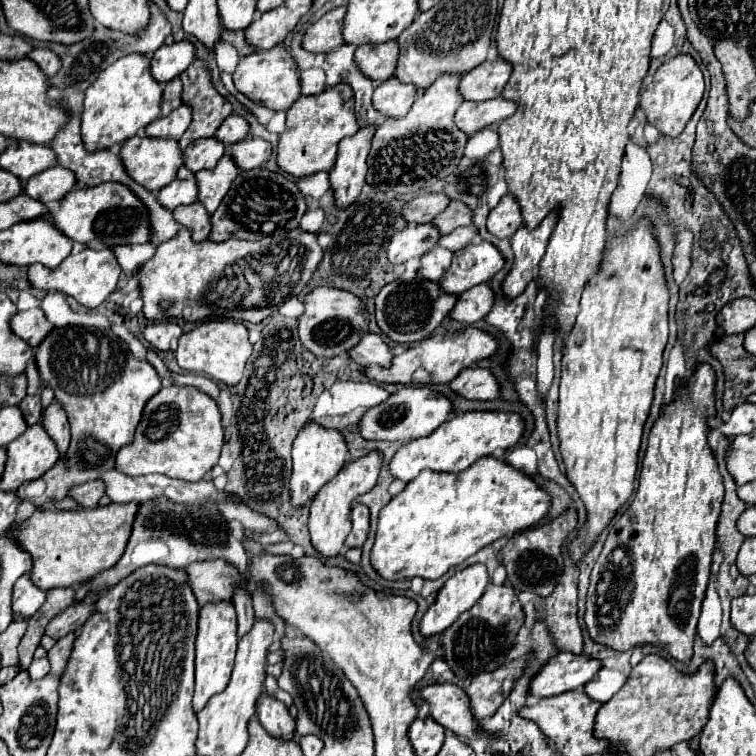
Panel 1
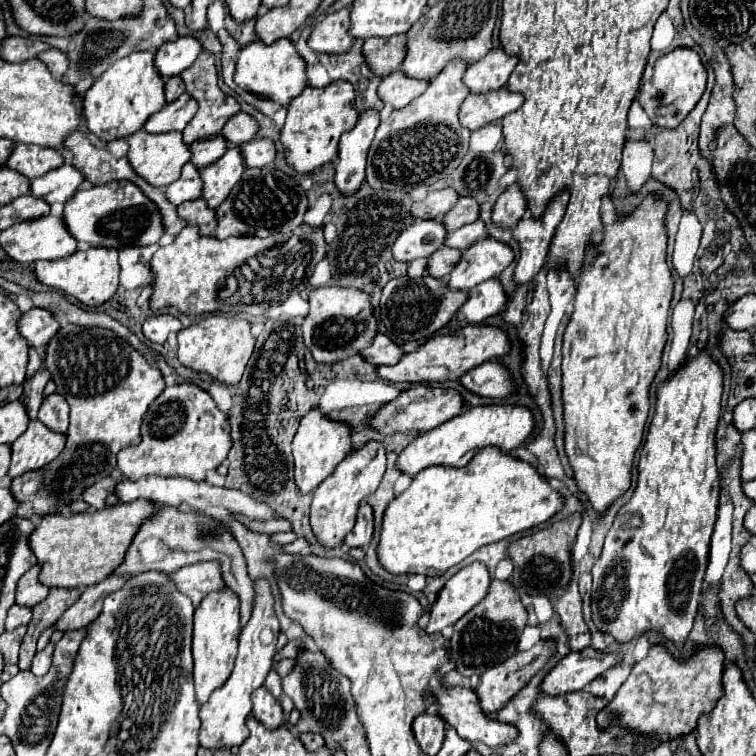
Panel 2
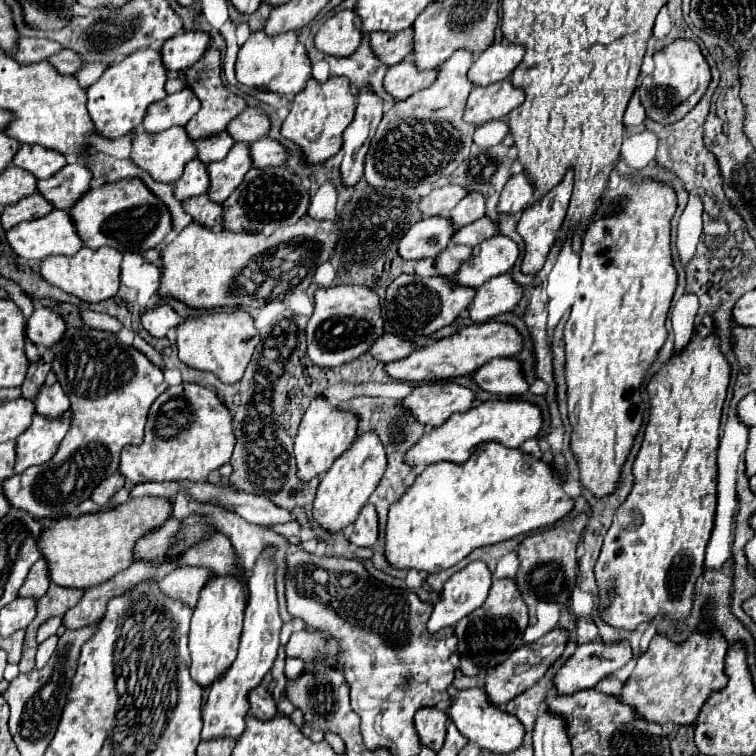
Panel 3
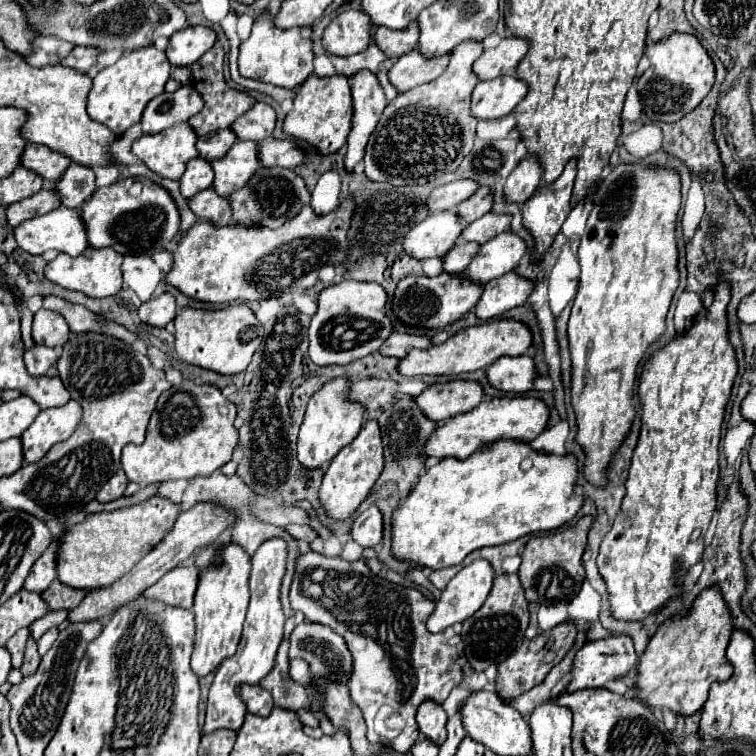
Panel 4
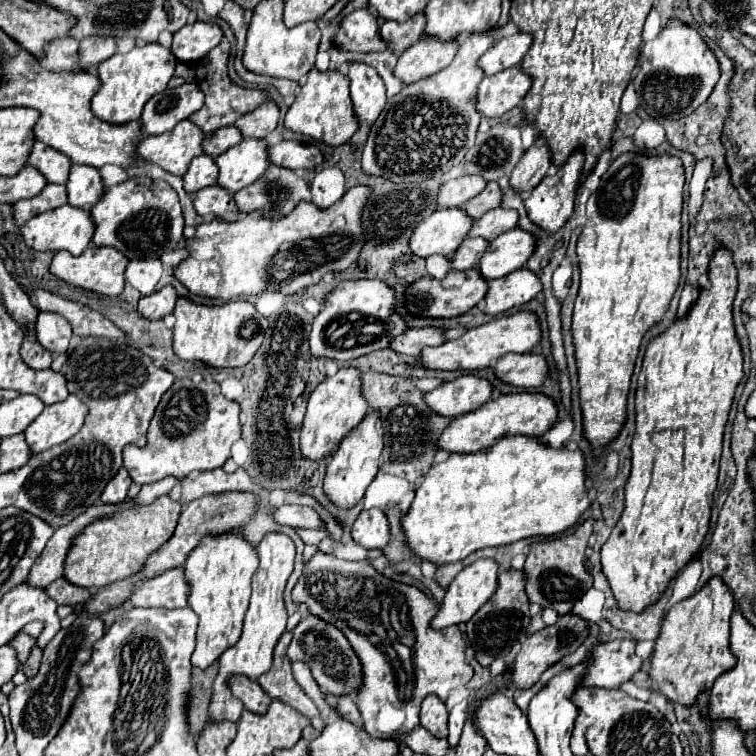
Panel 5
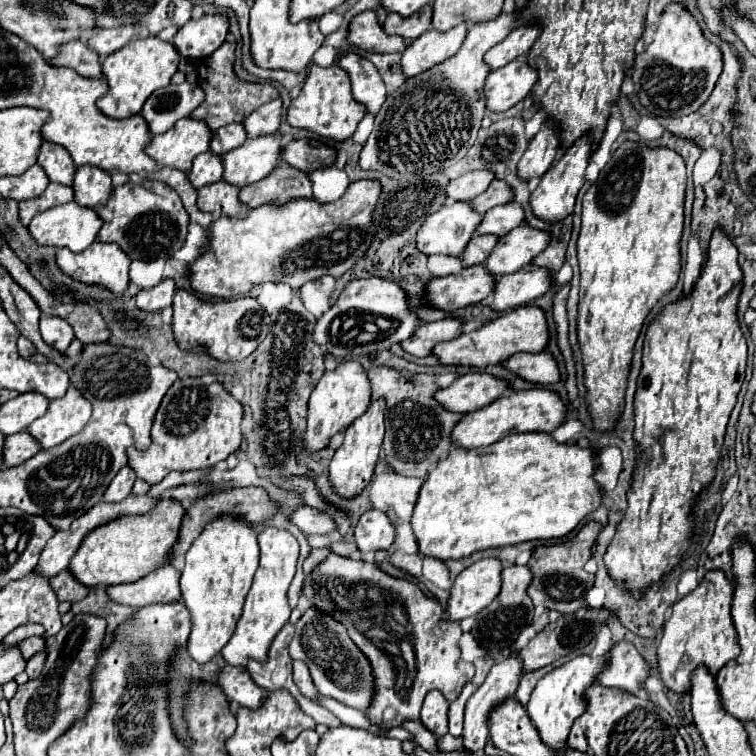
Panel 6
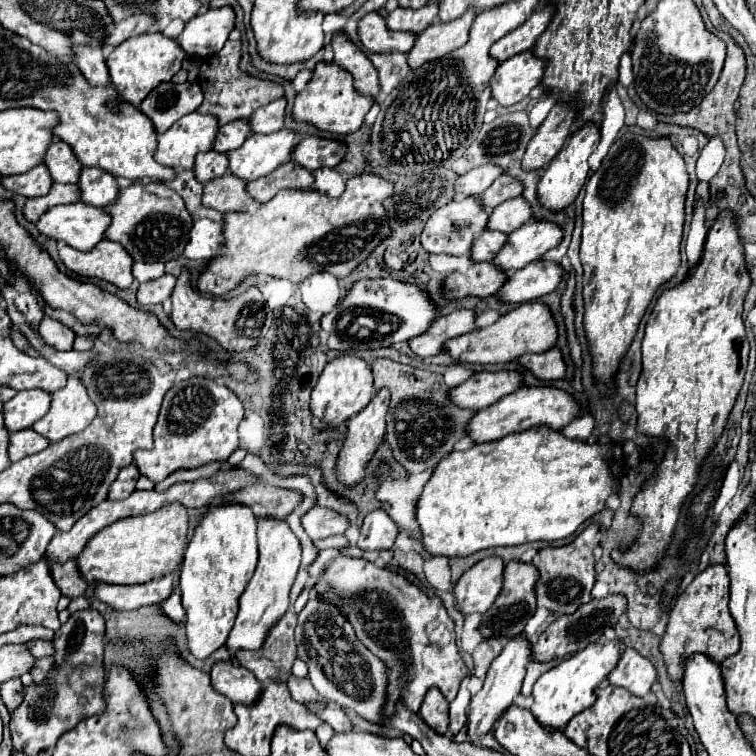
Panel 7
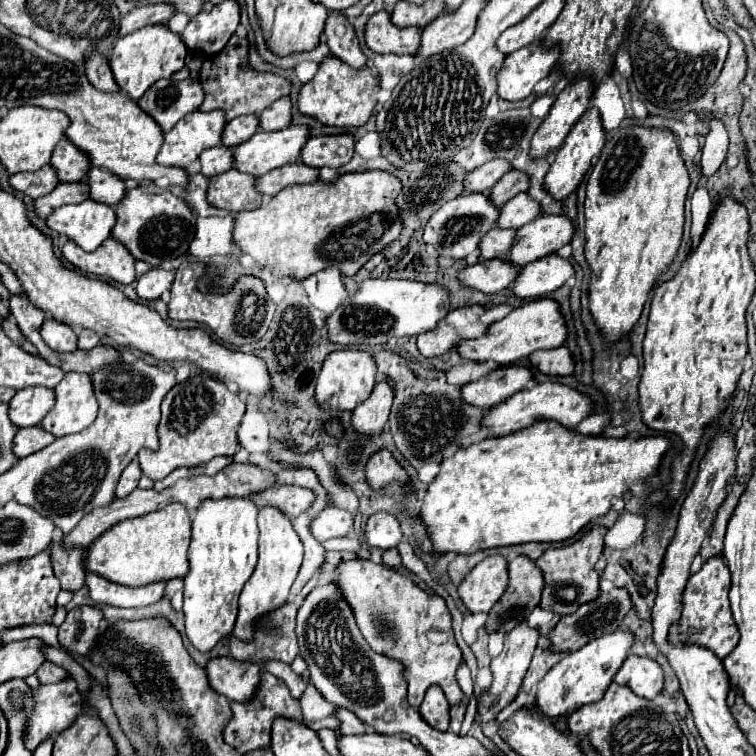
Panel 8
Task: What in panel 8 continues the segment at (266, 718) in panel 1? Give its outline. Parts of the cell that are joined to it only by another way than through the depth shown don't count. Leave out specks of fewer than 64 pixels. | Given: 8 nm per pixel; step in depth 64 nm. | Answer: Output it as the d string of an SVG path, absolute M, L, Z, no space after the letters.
M216 656L206 664L210 686L236 702L246 702L258 686L258 668L248 662L238 662L232 656Z

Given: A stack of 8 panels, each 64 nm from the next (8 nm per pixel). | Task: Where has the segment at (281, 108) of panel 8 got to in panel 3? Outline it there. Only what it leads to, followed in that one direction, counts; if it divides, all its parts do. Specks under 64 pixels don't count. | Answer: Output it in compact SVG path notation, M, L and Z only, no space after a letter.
M256 106L246 108L242 114L238 114L226 128L230 136L236 142L256 142L268 136L270 132L270 118Z

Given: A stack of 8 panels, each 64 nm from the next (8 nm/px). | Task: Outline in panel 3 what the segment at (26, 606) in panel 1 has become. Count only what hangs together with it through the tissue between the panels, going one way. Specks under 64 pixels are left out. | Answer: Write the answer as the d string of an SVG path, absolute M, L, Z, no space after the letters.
M40 558L28 572L22 588L20 588L20 596L32 596L32 598L40 598L42 594L46 594L50 586L50 574L48 574L48 566L46 560Z

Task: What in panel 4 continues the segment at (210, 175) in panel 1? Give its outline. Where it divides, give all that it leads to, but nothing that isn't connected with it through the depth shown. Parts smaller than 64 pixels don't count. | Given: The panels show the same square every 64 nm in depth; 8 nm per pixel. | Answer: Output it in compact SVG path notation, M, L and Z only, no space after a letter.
M236 142L224 158L214 160L214 190L220 196L230 196L262 168L258 158L258 142Z

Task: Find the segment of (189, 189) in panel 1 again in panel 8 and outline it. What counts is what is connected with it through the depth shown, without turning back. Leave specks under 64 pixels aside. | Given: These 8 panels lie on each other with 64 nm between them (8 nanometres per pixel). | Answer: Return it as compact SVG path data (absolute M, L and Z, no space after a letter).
M214 146L200 154L202 162L202 174L204 176L216 176L234 166L234 148L230 146Z

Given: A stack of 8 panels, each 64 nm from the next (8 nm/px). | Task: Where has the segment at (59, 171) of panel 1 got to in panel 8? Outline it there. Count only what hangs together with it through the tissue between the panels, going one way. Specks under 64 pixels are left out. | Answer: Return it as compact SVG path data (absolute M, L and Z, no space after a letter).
M96 166L90 168L86 182L90 184L90 198L96 202L104 202L112 208L126 196L126 184L120 178L114 178L108 170L98 170Z

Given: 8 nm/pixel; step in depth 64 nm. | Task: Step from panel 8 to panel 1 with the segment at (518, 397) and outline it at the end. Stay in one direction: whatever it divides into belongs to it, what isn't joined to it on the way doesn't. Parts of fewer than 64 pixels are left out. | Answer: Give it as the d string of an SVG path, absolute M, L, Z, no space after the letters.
M476 410L476 412L460 412L450 422L444 422L434 434L426 438L416 438L414 442L406 442L390 462L390 472L394 478L404 482L414 480L422 470L442 470L442 472L462 472L478 458L504 452L518 444L526 428L524 418L518 412L490 412L490 410Z

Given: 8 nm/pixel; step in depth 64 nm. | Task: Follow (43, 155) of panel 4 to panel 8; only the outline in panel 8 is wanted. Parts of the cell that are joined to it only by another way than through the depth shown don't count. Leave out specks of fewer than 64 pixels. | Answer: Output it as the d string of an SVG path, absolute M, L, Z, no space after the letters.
M62 138L62 142L58 142L50 164L56 168L60 182L86 180L86 174L92 168L86 154L82 154L82 150L78 150L68 138Z

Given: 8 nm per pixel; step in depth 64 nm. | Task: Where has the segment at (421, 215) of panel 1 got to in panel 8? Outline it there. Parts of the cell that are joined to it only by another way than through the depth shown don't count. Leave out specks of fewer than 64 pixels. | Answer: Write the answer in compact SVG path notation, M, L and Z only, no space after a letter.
M502 158L490 160L466 176L464 190L466 192L488 192L510 170L512 166L508 162L502 162Z

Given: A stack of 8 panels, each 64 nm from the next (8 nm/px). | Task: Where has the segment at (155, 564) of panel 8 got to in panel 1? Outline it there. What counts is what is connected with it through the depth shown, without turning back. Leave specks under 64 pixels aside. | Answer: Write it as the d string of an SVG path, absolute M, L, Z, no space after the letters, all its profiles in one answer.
M110 504L100 508L82 508L72 512L50 512L36 510L28 520L14 530L20 546L32 554L32 582L42 588L68 588L90 582L102 570L108 570L124 554L126 542L140 504Z

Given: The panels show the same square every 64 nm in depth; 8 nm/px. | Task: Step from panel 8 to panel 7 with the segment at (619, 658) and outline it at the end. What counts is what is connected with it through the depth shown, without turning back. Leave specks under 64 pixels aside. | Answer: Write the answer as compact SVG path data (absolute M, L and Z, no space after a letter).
M610 640L602 648L598 644L590 644L542 674L540 680L534 684L534 704L530 708L536 720L548 728L564 728L572 716L594 704L594 690L598 688L598 684L606 682L608 674L616 668L622 648L622 640Z

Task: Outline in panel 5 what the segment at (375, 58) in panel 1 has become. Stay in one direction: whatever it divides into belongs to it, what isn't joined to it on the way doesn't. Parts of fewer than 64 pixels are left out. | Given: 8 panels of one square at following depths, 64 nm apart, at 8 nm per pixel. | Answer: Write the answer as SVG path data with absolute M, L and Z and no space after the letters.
M414 14L410 22L384 22L380 28L380 36L392 44L392 52L400 56L406 48L410 48L426 28L426 16Z

